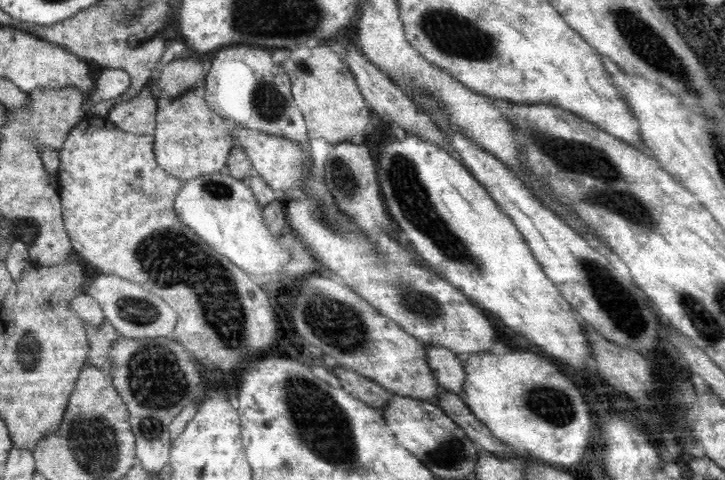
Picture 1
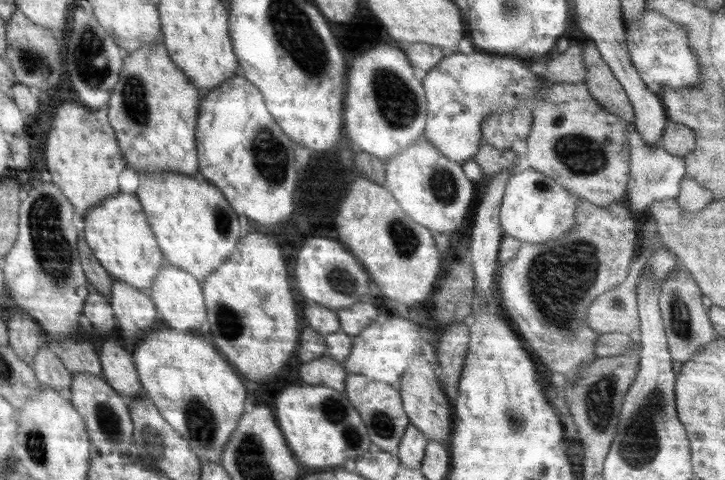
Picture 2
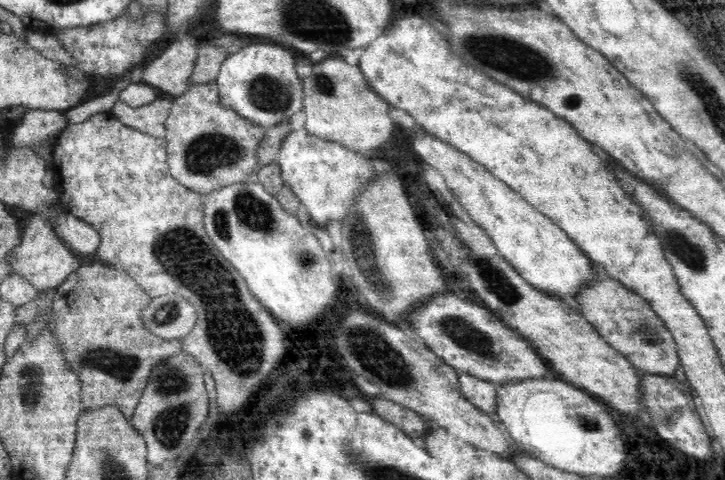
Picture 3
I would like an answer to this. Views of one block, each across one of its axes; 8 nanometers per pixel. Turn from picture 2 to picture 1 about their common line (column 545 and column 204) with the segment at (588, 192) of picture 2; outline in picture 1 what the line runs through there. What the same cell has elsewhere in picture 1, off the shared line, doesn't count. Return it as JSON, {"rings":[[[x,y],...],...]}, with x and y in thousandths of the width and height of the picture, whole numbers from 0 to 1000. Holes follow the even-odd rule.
{"rings":[[[274,167],[268,181],[236,208],[221,206],[214,252],[214,275],[210,279],[214,288],[211,300],[214,331],[232,365],[259,379],[284,363],[310,358],[312,331],[327,296],[319,283],[321,265],[312,265],[313,256],[287,223],[283,208],[283,167]]]}

